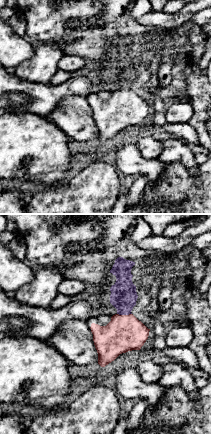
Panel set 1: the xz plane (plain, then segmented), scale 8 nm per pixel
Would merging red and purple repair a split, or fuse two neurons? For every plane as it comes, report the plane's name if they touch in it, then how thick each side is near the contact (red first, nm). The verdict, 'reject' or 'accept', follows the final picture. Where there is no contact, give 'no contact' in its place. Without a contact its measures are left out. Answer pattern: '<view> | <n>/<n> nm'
xz | 300/220 nm

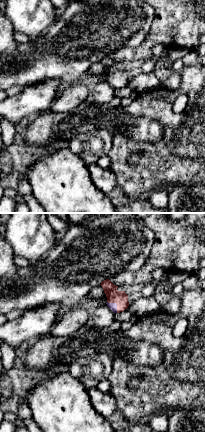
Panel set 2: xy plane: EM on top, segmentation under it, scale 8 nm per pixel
xy | 110/60 nm

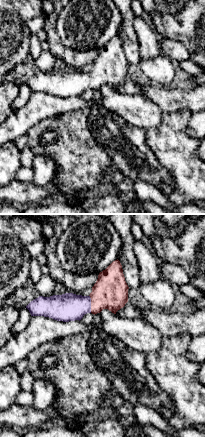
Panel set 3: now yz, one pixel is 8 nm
yz | 280/220 nm

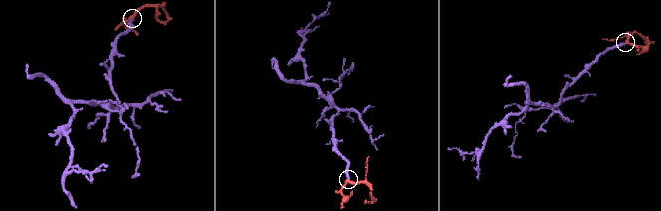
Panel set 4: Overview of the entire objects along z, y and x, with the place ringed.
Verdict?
accept

